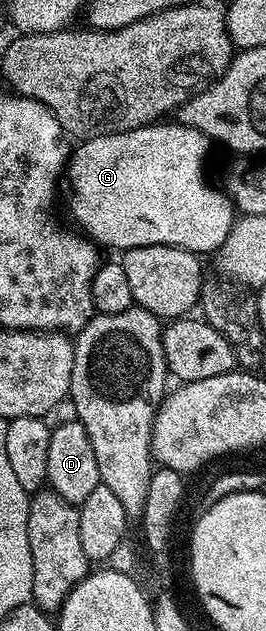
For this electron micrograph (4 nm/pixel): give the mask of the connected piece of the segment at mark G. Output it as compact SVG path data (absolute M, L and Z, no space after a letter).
M169 122L81 140L78 148L76 145L72 149L67 161L69 212L78 224L76 227L102 249L166 244L186 248L188 252L213 254L233 229L235 209L228 195L220 187L212 188L205 177L205 159L211 147L209 137L180 122L165 123Z

